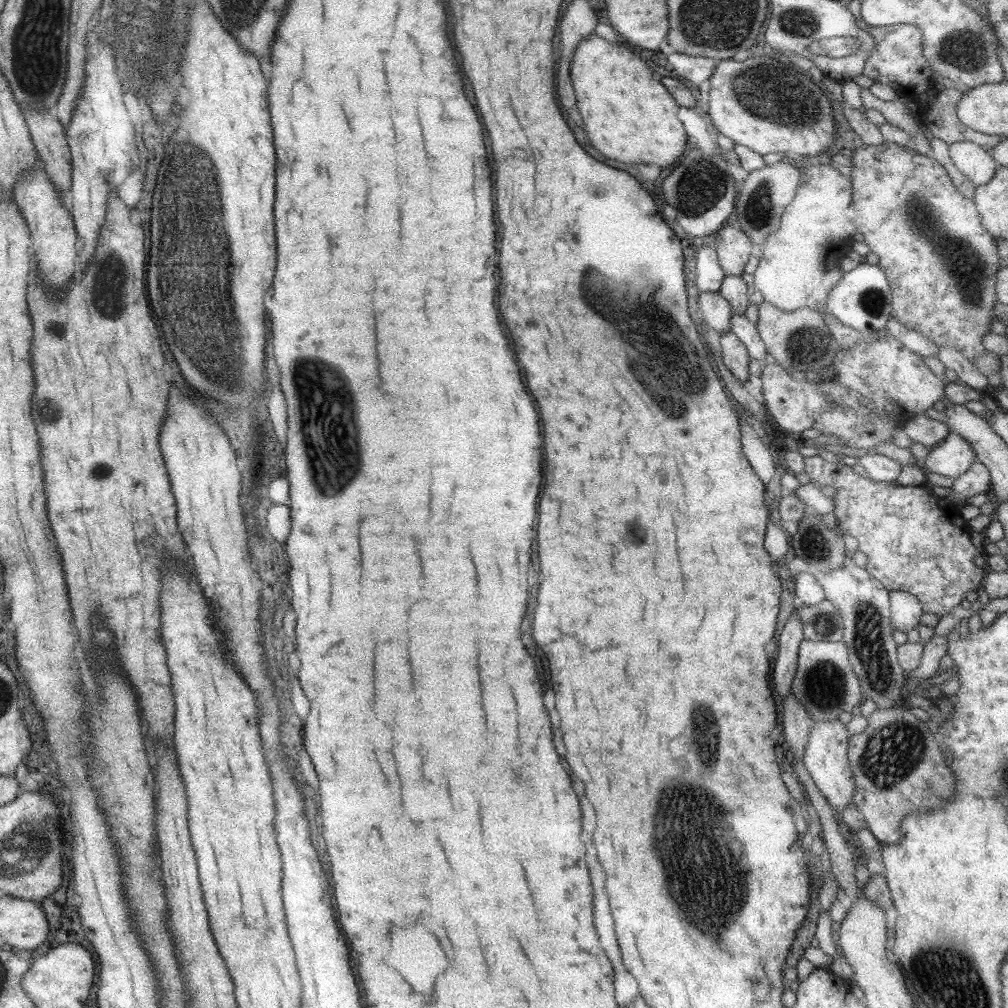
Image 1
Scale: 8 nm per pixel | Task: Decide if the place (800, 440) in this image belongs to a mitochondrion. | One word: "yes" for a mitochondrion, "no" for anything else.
no

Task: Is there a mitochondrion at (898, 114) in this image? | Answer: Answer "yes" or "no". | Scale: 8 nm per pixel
no

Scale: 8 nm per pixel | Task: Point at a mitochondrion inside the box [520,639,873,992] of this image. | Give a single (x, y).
(708, 901)

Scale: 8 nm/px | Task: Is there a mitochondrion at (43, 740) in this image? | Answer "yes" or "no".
no

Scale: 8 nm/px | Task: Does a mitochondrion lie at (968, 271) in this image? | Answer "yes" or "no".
yes

